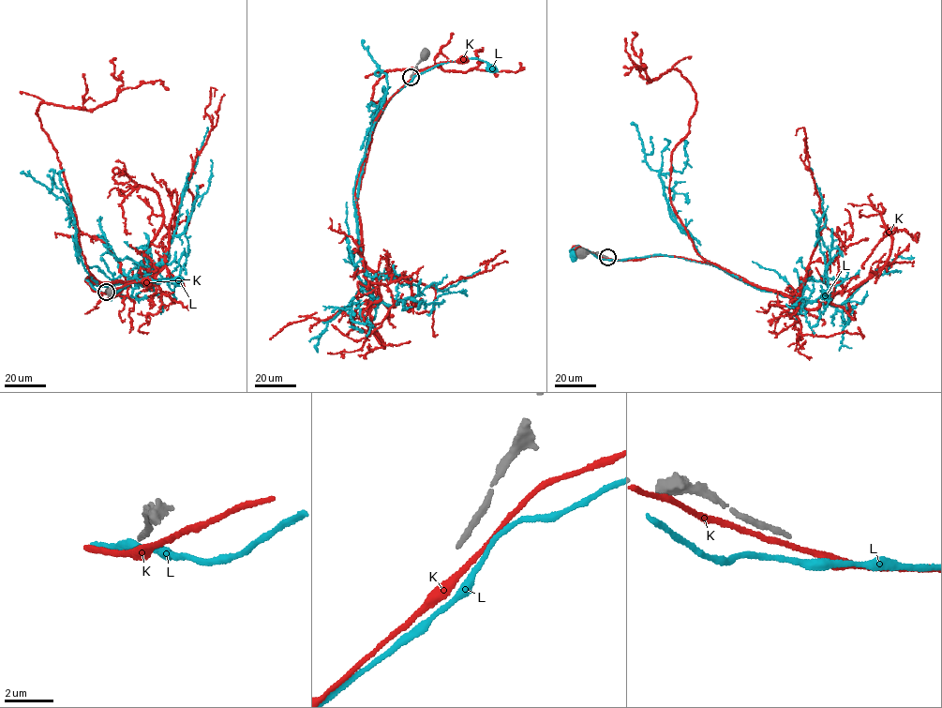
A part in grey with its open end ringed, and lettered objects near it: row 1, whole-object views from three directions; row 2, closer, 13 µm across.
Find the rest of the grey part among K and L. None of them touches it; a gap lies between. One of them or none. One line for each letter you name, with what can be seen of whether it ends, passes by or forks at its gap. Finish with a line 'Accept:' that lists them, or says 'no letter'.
Accept: no letter

